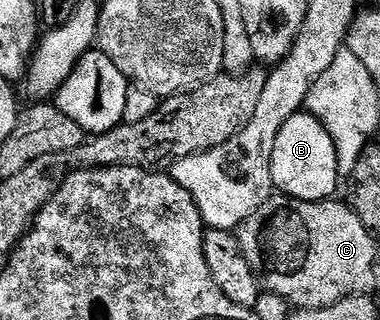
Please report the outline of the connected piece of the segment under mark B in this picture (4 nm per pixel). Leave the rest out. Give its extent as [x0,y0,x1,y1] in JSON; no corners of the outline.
[271,112,339,202]

